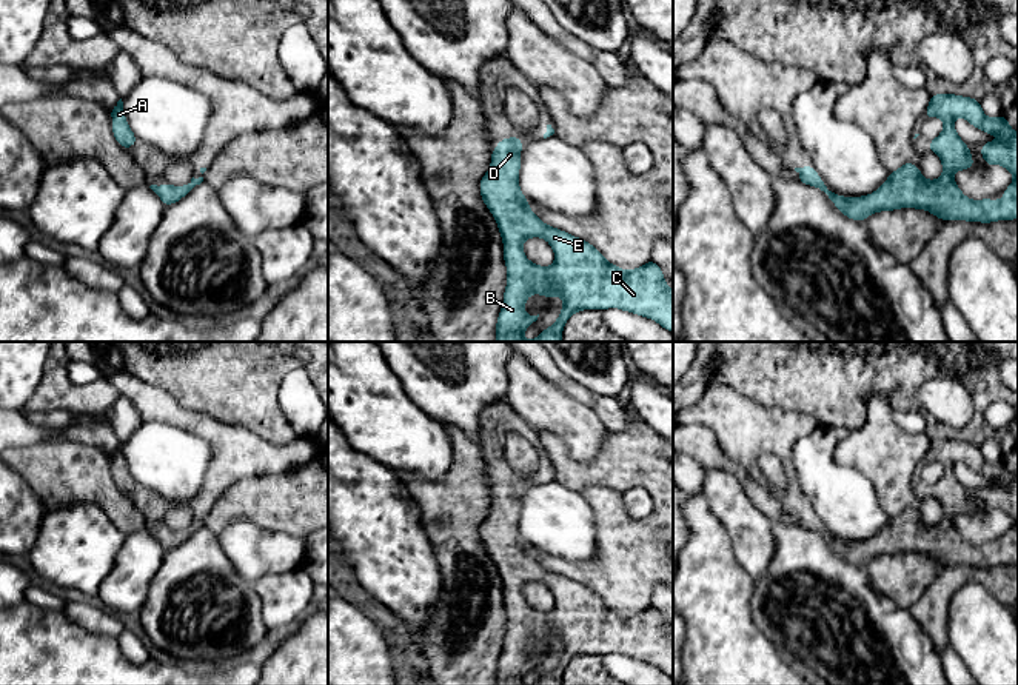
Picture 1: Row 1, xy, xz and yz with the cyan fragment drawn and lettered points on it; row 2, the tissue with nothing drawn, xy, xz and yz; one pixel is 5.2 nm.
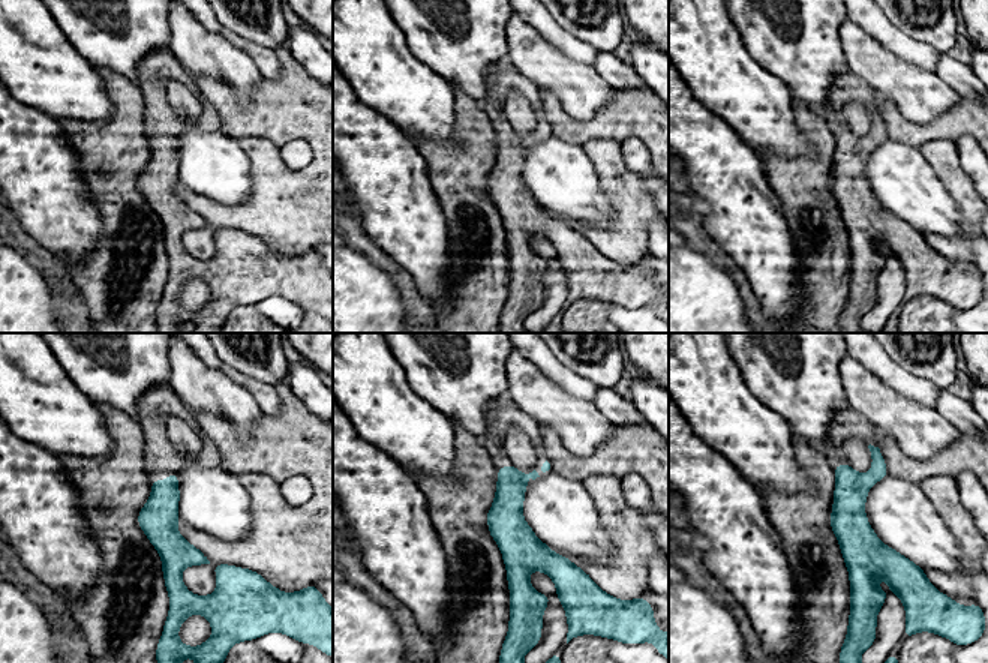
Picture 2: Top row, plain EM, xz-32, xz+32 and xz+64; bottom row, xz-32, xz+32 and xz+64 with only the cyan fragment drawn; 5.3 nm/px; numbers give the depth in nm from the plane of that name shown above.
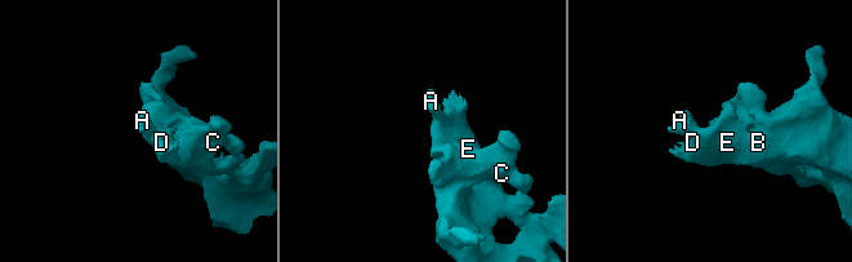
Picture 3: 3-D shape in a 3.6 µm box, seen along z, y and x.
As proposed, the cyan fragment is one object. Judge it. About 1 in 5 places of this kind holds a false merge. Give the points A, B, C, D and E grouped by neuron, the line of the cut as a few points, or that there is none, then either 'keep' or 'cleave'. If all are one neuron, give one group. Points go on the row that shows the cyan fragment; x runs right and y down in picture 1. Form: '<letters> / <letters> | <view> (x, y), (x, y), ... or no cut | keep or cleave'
A B C D E | no cut | keep

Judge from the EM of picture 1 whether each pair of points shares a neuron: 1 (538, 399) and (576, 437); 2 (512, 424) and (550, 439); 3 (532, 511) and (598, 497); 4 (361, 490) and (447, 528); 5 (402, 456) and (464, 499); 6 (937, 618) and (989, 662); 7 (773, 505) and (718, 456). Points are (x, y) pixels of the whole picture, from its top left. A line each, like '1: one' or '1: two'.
1: one
2: two
3: two
4: two
5: two
6: two
7: one

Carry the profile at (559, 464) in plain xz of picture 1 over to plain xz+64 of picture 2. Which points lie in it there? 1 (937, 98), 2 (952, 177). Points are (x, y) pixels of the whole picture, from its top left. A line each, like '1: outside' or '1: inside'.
1: outside
2: inside

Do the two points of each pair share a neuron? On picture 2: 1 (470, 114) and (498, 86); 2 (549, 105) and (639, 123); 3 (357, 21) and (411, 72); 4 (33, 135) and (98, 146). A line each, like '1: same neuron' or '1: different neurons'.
1: different neurons
2: same neuron
3: same neuron
4: different neurons

